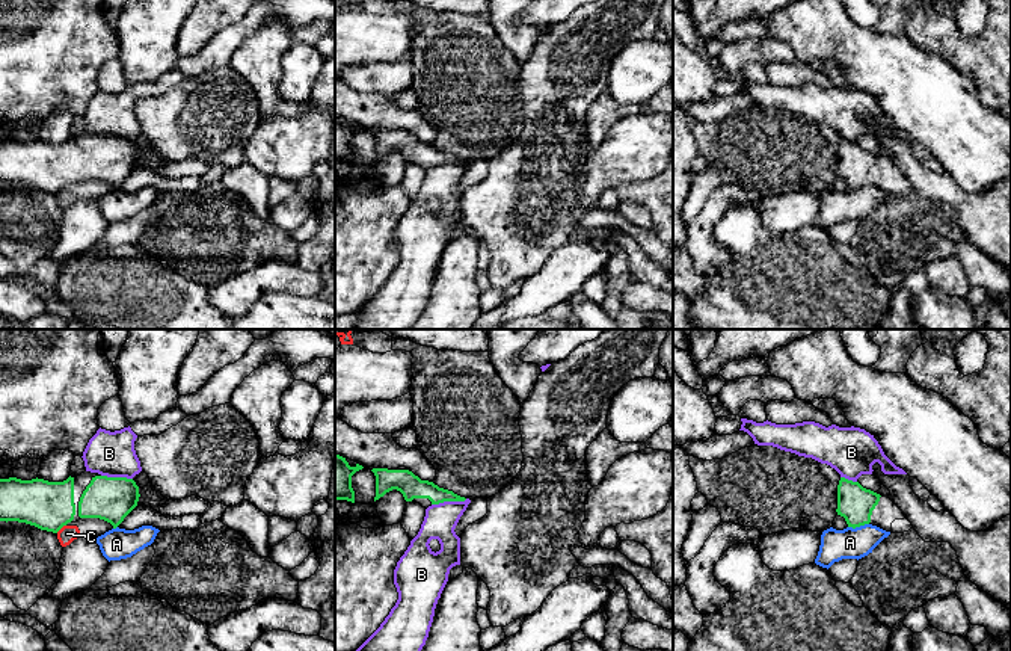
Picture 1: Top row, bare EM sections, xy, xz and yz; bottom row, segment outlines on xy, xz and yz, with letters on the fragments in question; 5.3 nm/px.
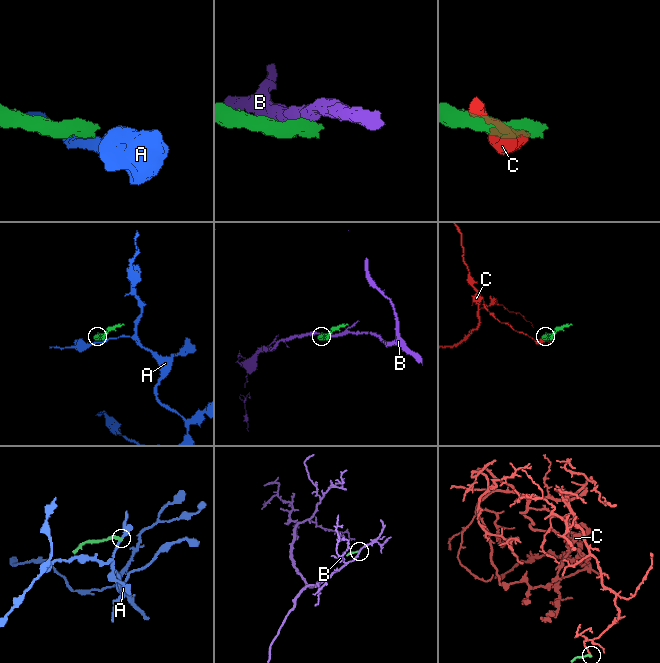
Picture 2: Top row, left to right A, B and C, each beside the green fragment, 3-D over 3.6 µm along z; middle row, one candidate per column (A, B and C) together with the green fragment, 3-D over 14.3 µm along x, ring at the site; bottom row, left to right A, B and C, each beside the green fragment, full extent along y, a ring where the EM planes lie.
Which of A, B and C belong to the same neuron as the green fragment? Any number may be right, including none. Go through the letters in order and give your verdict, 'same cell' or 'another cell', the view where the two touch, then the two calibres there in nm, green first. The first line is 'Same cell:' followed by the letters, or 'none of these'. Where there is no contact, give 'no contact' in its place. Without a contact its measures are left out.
Same cell: none of these
A: another cell; contact in yz; calibres 190 and 160 nm
B: another cell; contact in xz; calibres 120 and 170 nm
C: another cell; contact in xy; calibres 260 and 90 nm

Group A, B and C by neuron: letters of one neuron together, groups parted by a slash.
A / B / C

